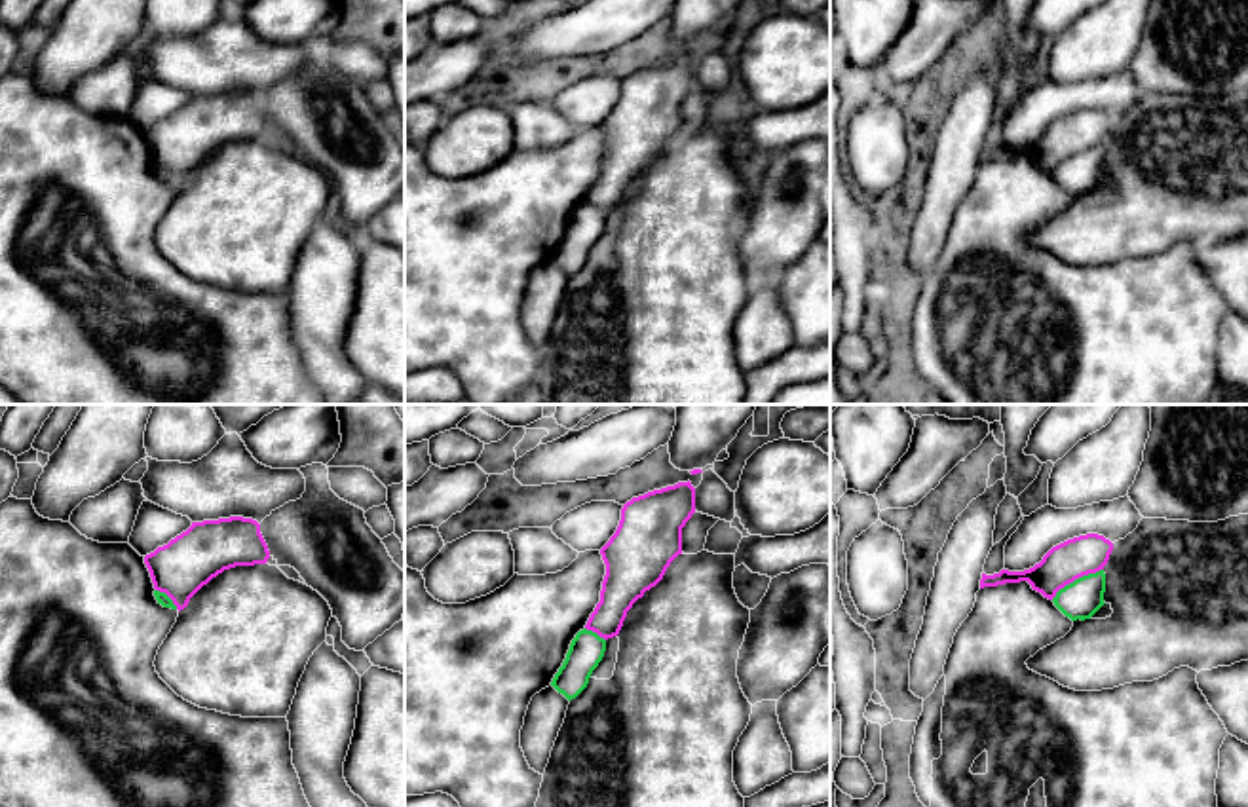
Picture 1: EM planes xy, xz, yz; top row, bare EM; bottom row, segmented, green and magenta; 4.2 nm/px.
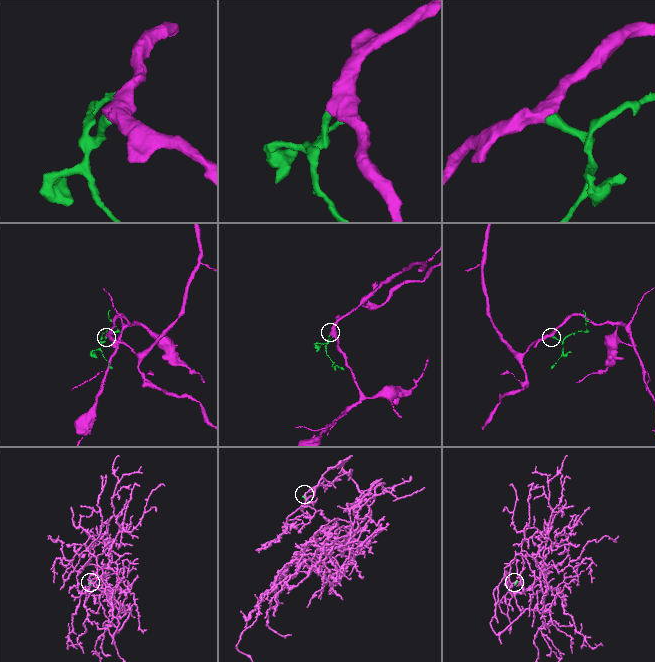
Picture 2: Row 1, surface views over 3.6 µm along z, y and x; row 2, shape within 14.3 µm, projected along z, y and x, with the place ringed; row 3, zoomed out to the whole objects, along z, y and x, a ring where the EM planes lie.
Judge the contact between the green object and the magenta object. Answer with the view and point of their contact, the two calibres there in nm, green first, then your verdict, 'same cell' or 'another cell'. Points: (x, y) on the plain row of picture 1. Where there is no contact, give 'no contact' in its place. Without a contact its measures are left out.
contact yz (1076, 154); calibres 160 and 170 nm; another cell

